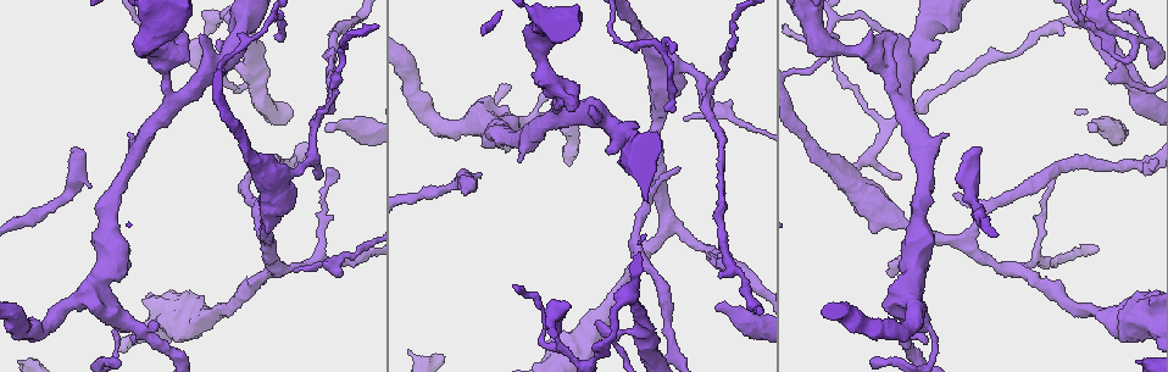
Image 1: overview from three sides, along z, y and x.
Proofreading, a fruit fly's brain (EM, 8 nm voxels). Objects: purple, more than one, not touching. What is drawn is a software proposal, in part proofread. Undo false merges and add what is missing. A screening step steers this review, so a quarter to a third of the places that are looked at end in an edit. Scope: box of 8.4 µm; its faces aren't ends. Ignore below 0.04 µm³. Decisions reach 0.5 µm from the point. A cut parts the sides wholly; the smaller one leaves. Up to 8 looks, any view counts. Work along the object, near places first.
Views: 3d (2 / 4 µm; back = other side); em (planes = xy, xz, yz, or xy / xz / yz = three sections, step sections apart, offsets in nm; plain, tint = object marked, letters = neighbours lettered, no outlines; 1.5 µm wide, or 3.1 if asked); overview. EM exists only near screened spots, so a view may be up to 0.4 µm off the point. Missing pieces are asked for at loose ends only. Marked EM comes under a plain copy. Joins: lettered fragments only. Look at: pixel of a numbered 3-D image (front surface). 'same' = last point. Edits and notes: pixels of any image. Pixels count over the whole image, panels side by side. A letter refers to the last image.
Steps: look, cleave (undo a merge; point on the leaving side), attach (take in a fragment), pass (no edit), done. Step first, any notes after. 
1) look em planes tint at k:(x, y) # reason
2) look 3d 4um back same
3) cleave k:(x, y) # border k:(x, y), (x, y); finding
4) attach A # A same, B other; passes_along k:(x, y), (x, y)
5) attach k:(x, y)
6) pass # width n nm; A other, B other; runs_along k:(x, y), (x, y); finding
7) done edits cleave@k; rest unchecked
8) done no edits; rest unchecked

look 3d 2um at 1:(624, 294) # side arm on a straight run

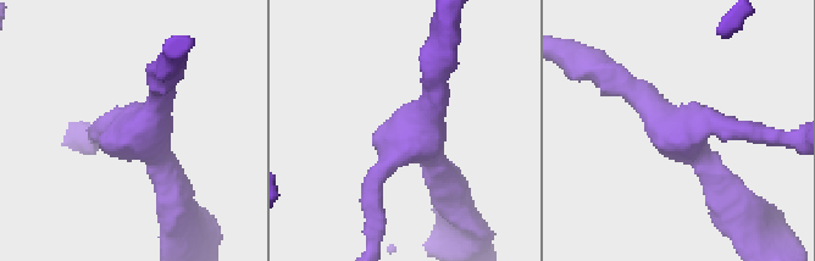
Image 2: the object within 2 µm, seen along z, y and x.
look em planes tint at 2:(411, 138) # arms 3; now the EM

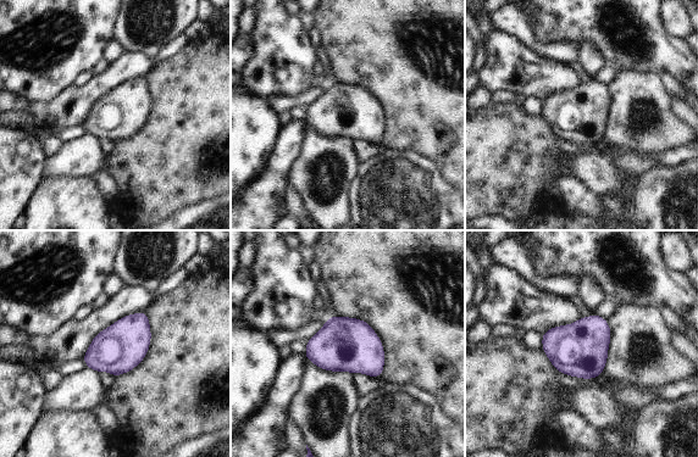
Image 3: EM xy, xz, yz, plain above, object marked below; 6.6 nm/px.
look em planes letters same # see the neighbours

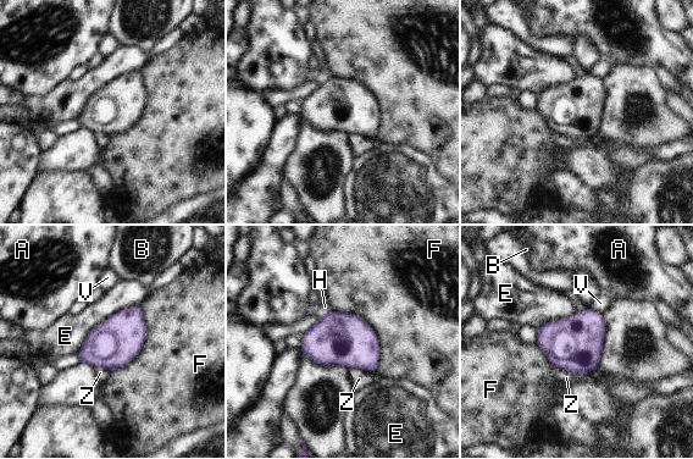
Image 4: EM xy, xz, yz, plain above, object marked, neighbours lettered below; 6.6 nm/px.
pass # width 320 nm; A other, B other, E other, F other, H other, V other, Z other; all the same neuron

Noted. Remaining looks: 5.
look em xy step 8 letters at 1:(332, 171) # thin end

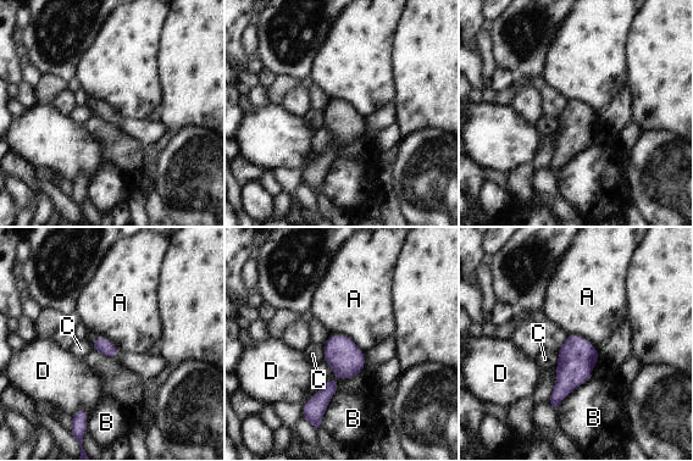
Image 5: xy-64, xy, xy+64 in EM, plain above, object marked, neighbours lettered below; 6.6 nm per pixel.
pass # A other, B other, C other, D other; border 5:(330, 334), (347, 335), (364, 353); no lettered fragment goes on from it

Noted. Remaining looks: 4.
look em planes tint at 1:(77, 148) # an open end

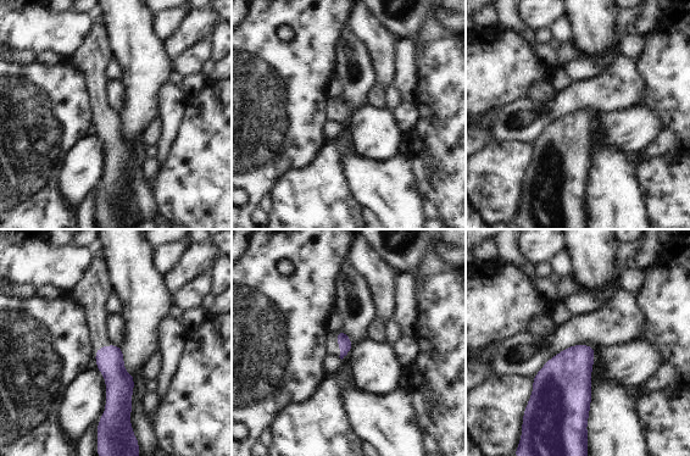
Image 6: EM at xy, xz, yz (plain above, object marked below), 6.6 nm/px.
look em planes letters same # what lies round it

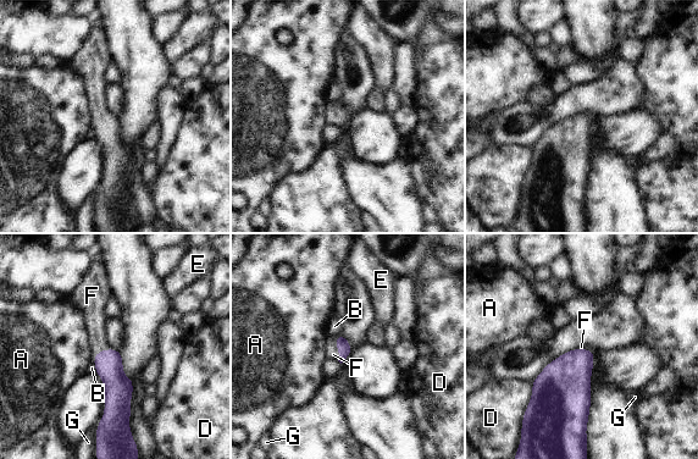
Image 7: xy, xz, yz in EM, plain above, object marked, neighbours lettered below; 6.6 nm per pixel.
attach F # longest_contact D 200 nm; A other, B other, D other, E other, F same, G other; passes_along 7:(343, 347), (337, 349), (333, 354); it goes on there

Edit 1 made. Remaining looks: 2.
done edits attach@7; rest unchecked

